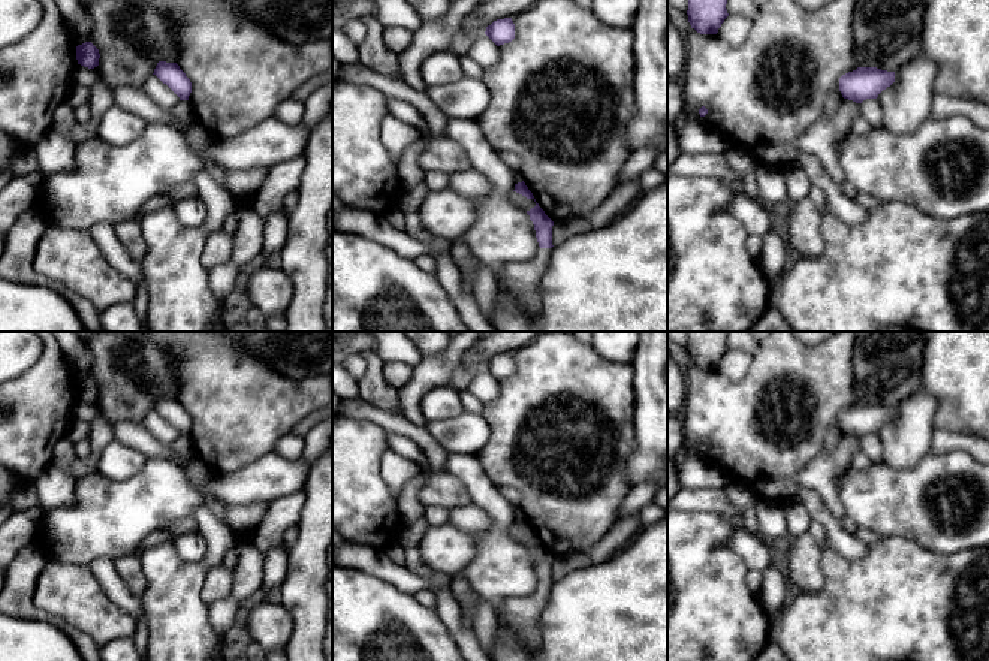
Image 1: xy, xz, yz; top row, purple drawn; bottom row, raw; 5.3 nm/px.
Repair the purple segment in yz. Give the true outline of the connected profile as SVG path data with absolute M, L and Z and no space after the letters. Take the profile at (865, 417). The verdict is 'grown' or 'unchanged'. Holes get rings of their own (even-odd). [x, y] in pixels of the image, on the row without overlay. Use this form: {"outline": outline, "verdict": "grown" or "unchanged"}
{"outline": "M857 402L839 413L839 426L844 434L862 438L866 434L877 434L893 417L895 407L877 402Z", "verdict": "unchanged"}

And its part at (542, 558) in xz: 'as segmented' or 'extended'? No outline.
extended

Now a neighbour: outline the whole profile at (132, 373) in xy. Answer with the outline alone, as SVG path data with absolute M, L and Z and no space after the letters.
M96 332L85 339L93 366L90 377L99 384L100 410L115 426L120 422L142 422L159 396L177 398L178 383L171 356L154 341L133 333Z

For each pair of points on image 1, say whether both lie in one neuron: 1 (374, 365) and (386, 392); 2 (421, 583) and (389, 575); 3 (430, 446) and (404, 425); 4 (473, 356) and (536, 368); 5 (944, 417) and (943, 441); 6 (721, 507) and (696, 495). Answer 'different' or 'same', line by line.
1: same
2: same
3: same
4: different
5: different
6: same

